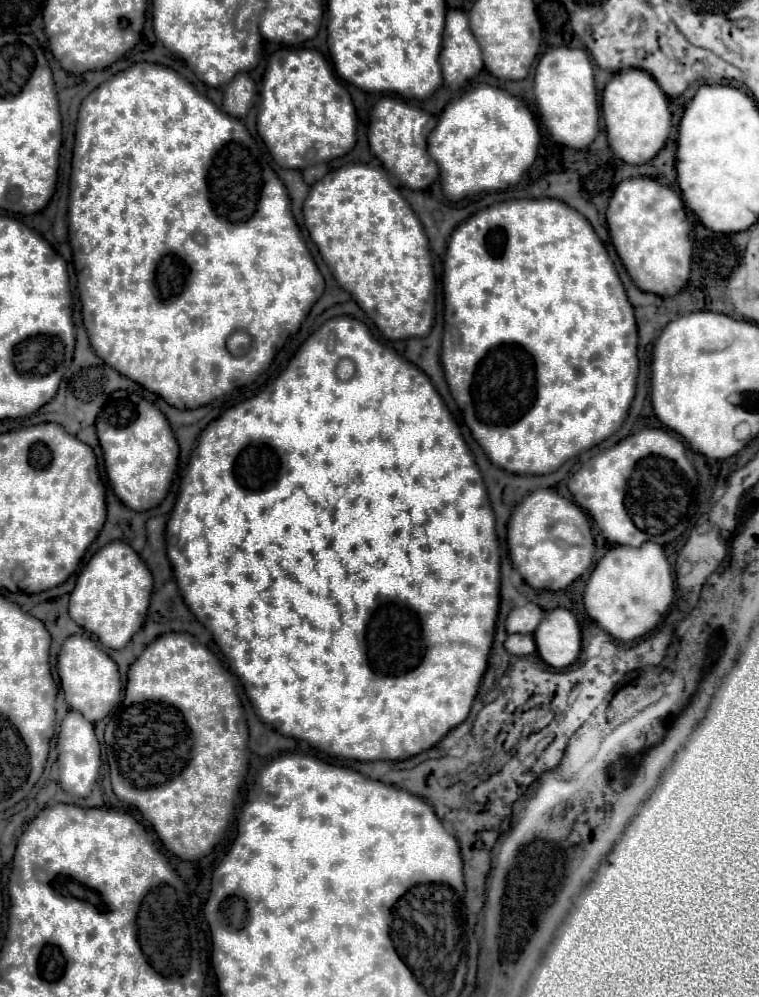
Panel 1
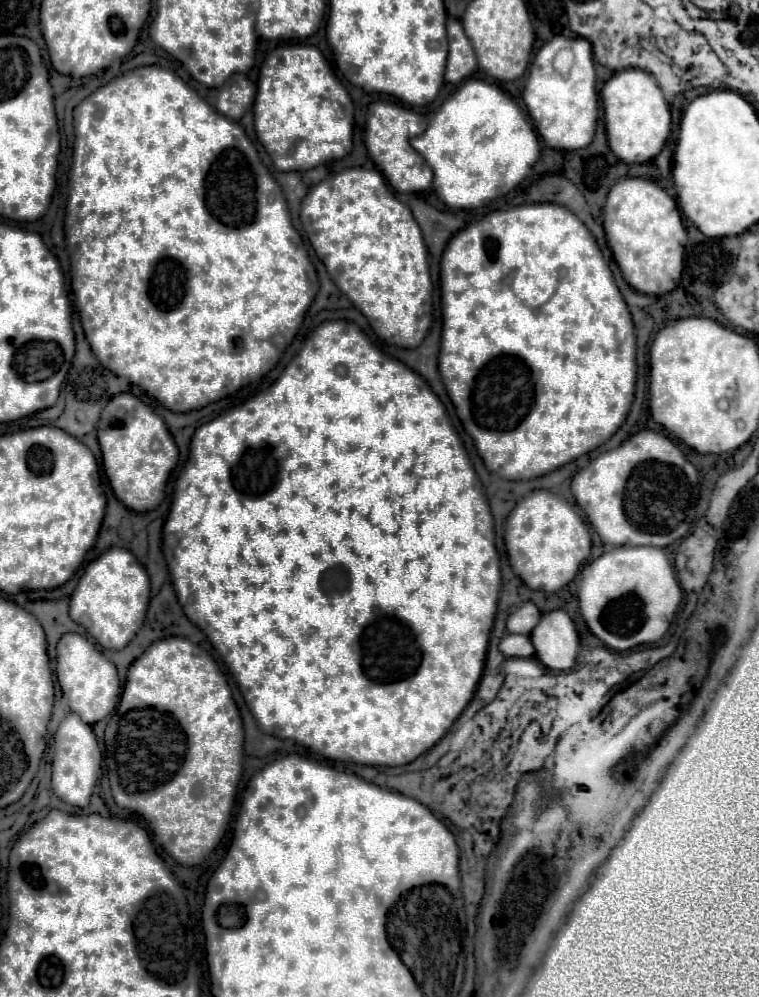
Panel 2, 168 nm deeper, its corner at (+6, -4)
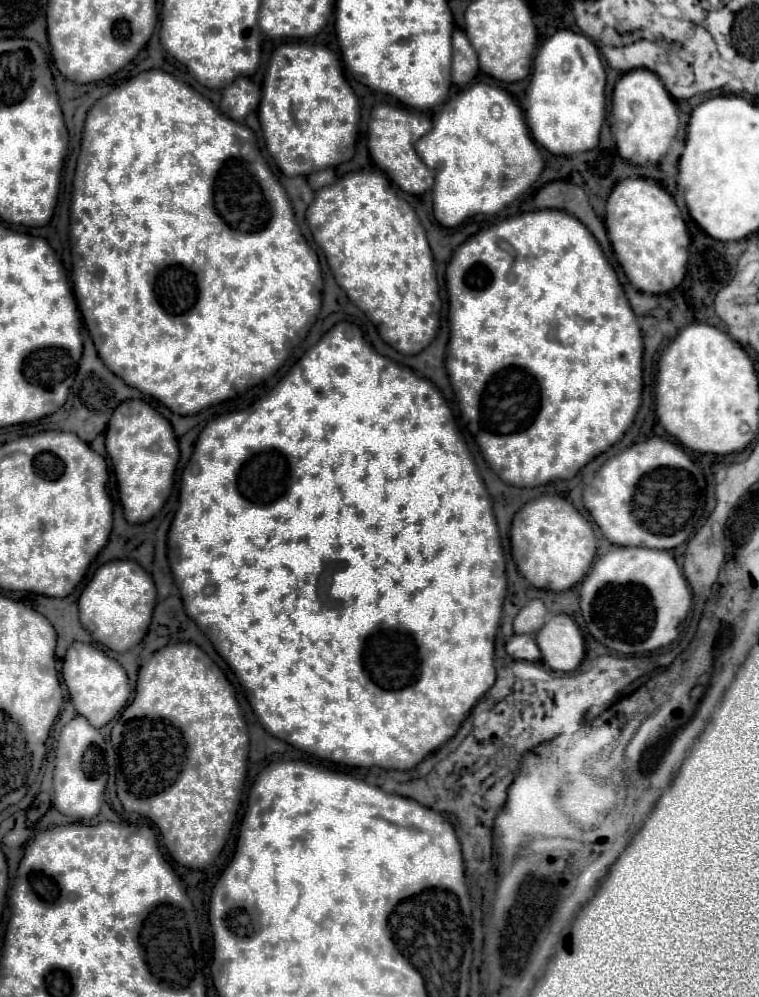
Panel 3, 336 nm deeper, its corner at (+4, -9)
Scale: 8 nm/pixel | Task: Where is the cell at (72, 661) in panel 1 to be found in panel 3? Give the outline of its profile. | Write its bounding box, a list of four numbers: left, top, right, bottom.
[61,641,131,729]

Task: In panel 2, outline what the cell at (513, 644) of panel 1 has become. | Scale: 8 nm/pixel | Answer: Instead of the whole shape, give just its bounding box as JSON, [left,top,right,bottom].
[499,634,535,658]

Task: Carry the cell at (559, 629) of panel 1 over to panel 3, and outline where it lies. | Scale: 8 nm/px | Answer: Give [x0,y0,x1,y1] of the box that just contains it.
[535,615,585,671]

